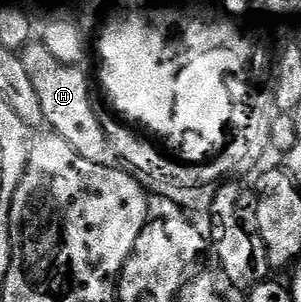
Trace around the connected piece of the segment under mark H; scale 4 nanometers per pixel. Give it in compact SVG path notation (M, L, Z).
M40 40L31 41L21 51L21 55L24 60L24 69L27 70L32 84L36 88L36 96L40 100L42 122L50 125L47 127L53 133L64 136L64 140L68 140L68 144L72 144L72 148L76 148L76 152L80 152L80 156L84 156L84 160L103 161L107 157L105 154L108 154L108 143L104 128L100 128L100 120L96 120L96 112L92 112L91 89L86 79L87 71L81 65L69 66L56 60L56 56L52 56L52 52L48 52L48 48L44 48L44 44Z

